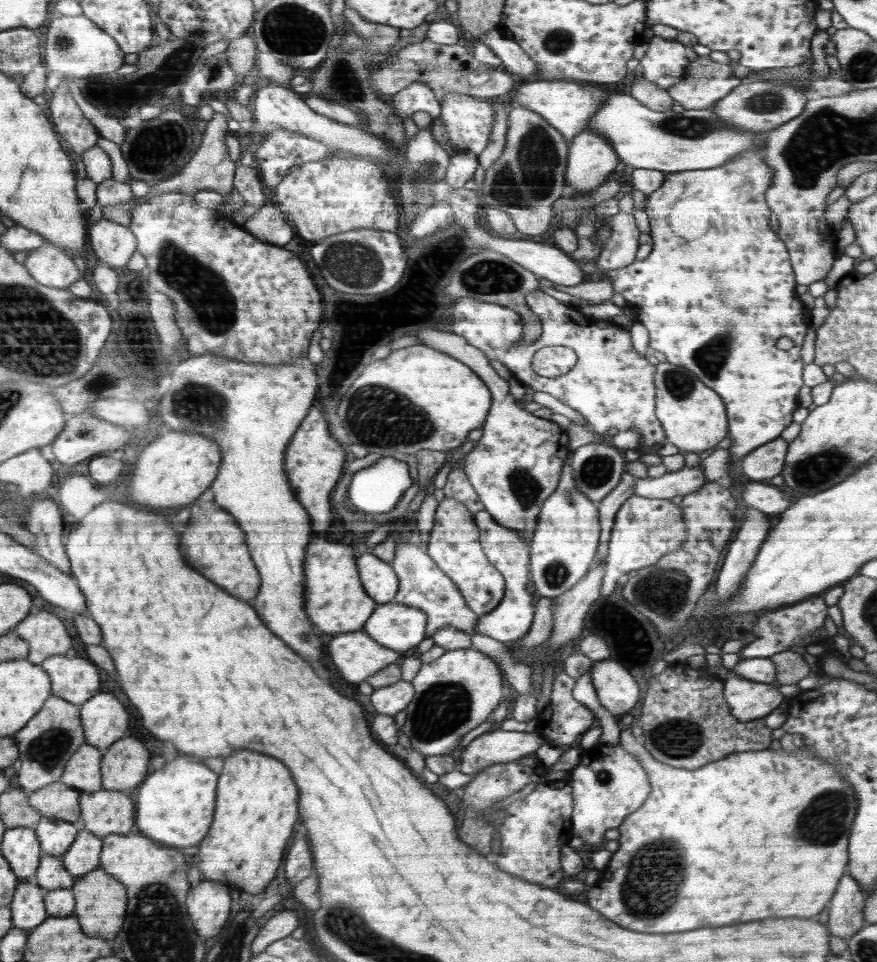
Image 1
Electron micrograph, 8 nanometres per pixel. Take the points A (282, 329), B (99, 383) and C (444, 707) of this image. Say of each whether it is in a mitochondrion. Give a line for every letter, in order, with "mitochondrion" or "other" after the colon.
A: other
B: mitochondrion
C: mitochondrion

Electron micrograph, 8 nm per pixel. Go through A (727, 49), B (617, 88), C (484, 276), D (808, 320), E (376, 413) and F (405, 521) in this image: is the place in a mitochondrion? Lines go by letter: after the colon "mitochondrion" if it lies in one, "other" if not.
A: other
B: other
C: mitochondrion
D: other
E: mitochondrion
F: other

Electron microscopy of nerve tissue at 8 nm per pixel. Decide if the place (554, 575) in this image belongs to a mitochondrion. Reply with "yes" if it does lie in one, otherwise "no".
yes

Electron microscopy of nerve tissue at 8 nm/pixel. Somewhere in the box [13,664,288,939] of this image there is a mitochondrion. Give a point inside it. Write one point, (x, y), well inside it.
(47, 750)

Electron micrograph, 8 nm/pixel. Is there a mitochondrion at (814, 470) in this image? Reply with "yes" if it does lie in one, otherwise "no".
yes

